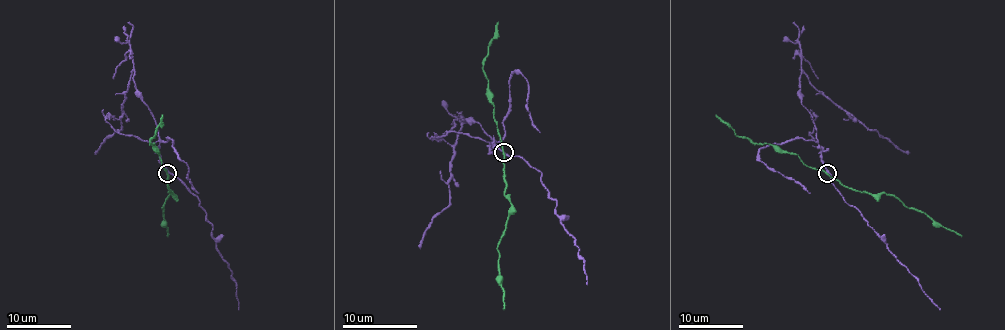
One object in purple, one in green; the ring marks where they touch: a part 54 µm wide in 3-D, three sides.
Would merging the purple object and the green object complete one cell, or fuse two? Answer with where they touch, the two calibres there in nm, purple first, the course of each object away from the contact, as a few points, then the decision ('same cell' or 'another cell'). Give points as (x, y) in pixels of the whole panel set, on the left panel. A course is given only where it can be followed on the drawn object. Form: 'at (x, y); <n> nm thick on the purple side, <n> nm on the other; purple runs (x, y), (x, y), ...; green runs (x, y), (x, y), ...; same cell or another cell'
at (167, 173); 200 nm thick on the purple side, 190 nm on the other; purple runs (167, 172), (160, 161), (154, 116), (143, 100), (132, 72), (122, 105), (120, 129), (106, 138), (95, 153); green runs (167, 174), (167, 186), (173, 194), (169, 196), (162, 207), (167, 236); another cell

